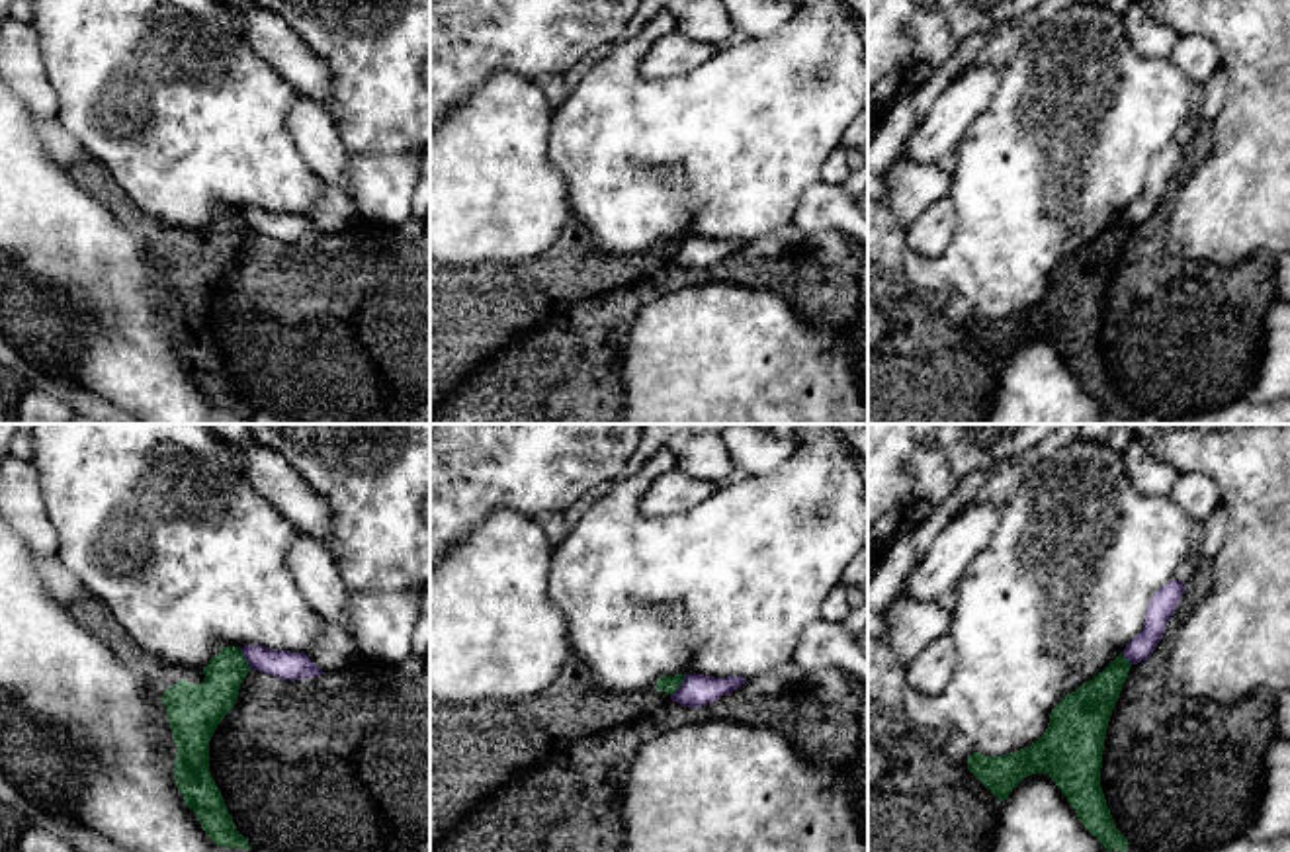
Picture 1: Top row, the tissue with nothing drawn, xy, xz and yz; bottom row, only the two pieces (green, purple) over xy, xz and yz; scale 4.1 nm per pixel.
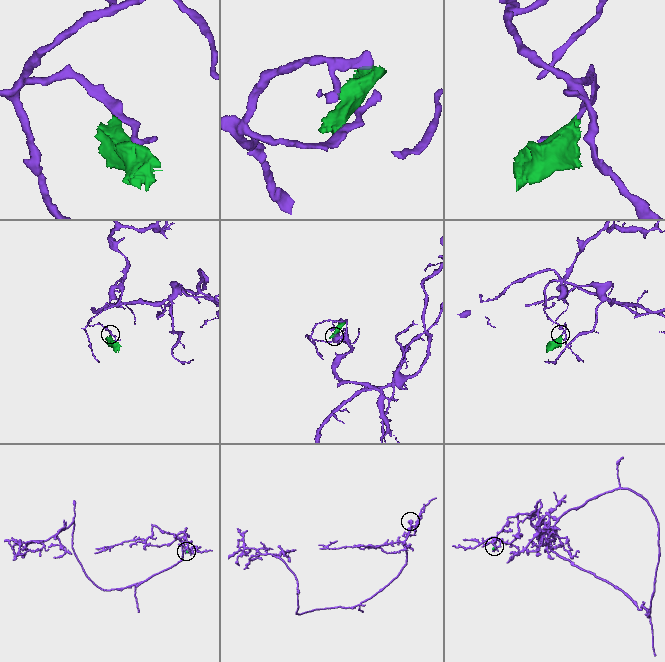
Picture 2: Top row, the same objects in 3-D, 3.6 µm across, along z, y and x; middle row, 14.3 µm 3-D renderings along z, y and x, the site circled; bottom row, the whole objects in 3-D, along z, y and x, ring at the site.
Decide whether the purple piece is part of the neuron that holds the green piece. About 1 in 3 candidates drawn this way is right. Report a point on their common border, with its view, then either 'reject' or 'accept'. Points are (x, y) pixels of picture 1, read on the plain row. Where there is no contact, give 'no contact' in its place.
contact xz (679, 247); reject

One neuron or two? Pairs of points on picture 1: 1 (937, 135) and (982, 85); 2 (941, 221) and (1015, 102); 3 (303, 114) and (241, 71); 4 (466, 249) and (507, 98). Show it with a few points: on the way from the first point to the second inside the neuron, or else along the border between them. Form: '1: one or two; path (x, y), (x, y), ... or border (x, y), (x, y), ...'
1: one; path (945, 124), (970, 96)
2: two; border (946, 196), (954, 208), (954, 233), (948, 247)
3: two; border (303, 96), (286, 116), (286, 129), (300, 149)
4: one; path (466, 212), (466, 198), (481, 182), (499, 135)

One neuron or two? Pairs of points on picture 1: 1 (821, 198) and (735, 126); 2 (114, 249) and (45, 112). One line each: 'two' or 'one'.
1: two
2: two

